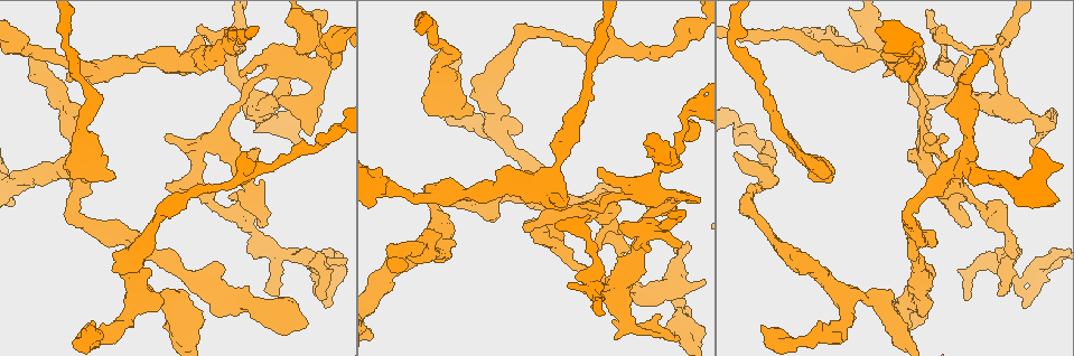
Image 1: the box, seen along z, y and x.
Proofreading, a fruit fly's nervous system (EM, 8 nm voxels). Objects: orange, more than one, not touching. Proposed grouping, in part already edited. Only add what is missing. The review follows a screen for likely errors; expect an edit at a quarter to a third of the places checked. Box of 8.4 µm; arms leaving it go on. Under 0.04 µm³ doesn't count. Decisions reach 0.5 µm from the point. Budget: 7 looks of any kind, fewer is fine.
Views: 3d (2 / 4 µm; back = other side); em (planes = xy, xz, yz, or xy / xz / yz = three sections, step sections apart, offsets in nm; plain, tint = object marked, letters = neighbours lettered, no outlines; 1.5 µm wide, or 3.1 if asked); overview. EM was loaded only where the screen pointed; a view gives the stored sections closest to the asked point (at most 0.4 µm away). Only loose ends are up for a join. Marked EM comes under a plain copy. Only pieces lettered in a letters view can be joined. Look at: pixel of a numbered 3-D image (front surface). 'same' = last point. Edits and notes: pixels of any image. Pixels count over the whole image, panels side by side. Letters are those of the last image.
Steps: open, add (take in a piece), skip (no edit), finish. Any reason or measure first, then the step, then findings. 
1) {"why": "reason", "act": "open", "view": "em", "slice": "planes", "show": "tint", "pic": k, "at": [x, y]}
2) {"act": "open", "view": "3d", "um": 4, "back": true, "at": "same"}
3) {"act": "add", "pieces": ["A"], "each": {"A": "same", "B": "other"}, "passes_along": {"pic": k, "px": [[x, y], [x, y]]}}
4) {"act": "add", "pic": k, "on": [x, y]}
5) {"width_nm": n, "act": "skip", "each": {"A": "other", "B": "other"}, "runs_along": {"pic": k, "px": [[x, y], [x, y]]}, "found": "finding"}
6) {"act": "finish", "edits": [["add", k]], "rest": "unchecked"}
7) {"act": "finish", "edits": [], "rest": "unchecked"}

{"why": "branch stops here", "act": "open", "view": "3d", "um": 4, "pic": 1, "at": [951, 108]}

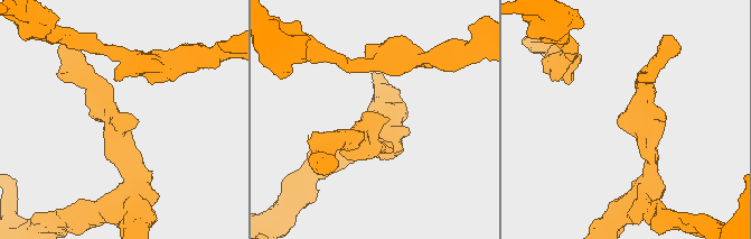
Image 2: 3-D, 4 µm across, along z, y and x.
{"act": "open", "view": "em", "slice": "planes", "show": "tint", "pic": 2, "at": [387, 120]}

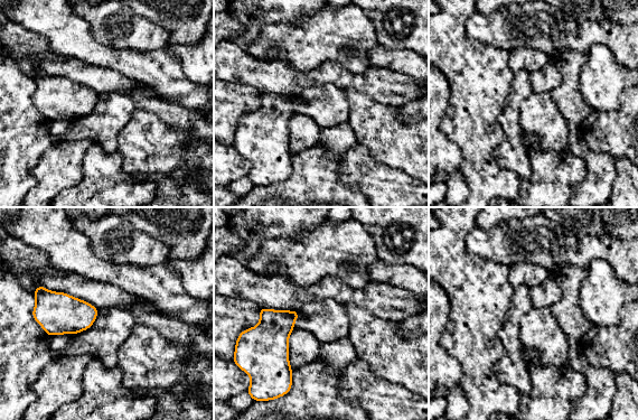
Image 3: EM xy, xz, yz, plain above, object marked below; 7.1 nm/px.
{"act": "open", "view": "em", "slice": "planes", "show": "letters", "at": "same"}

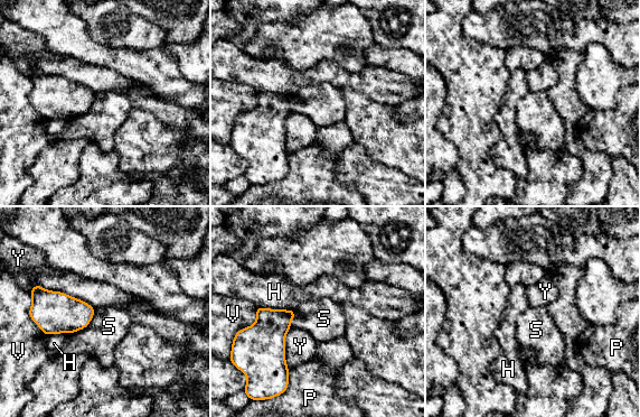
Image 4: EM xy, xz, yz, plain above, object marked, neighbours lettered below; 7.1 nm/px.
{"act": "skip", "each": {"H": "other", "P": "other", "S": "other", "V": "other", "Y": "other"}, "border": {"pic": 4, "px": [[95, 308], [92, 320], [71, 334]]}, "found": "no lettered piece goes on from it"}

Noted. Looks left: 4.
{"why": "free end", "act": "open", "view": "3d", "um": 4, "pic": 1, "at": [403, 270]}

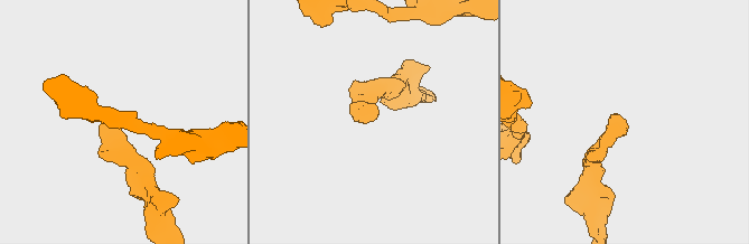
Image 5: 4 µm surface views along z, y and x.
{"why": "need the tissue", "act": "open", "view": "em", "slice": "yz", "step": 4, "show": "letters", "pic": 5, "at": [621, 120]}

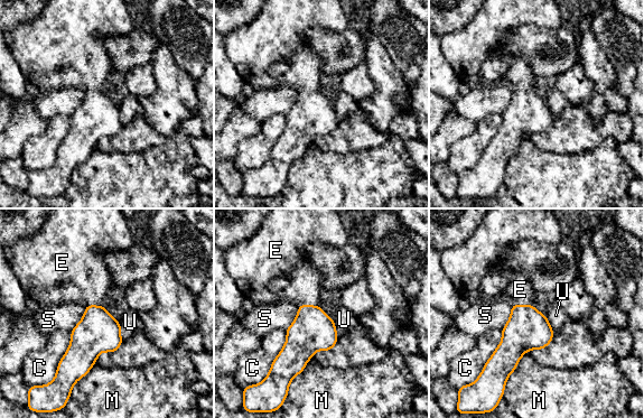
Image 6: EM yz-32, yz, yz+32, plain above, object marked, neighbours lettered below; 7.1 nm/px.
{"width_nm": 300, "act": "add", "pieces": ["E"], "each": {"C": "other", "E": "same", "M": "other", "S": "other", "U": "other"}, "passes_along": {"pic": 6, "px": [[313, 330], [308, 305], [304, 287]]}, "found": "it goes on there"}

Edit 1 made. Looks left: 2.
{"why": "free end", "act": "open", "view": "em", "slice": "planes", "show": "letters", "pic": 1, "at": [252, 215]}

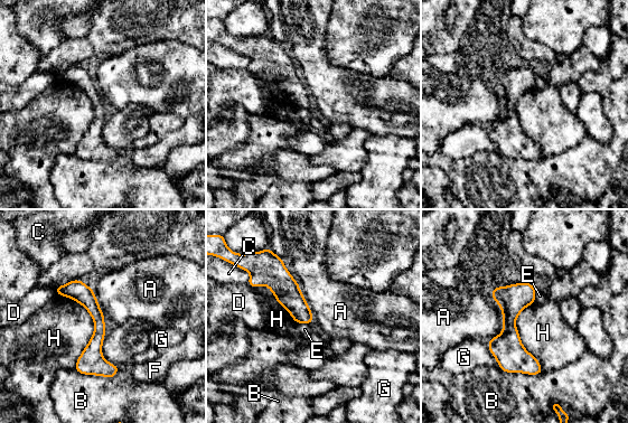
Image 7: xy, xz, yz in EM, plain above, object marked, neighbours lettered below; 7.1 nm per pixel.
{"act": "skip", "each": {"A": "other", "B": "other", "C": "other", "D": "other", "E": "other", "F": "other", "G": "other", "H": "other"}, "found": "no lettered piece goes on from it"}

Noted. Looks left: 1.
{"act": "finish", "edits": [["add", 6]], "rest": "unchecked"}

